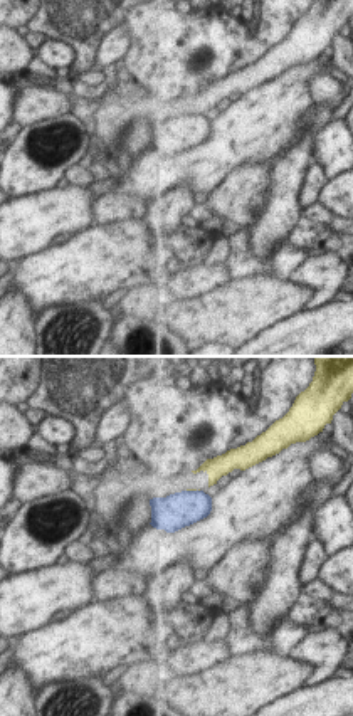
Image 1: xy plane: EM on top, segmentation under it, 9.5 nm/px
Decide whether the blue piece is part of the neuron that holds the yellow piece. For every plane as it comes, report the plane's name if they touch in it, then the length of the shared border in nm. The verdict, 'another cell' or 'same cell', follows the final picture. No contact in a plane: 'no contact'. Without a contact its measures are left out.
meets yellow in xy; contact 100 nm long

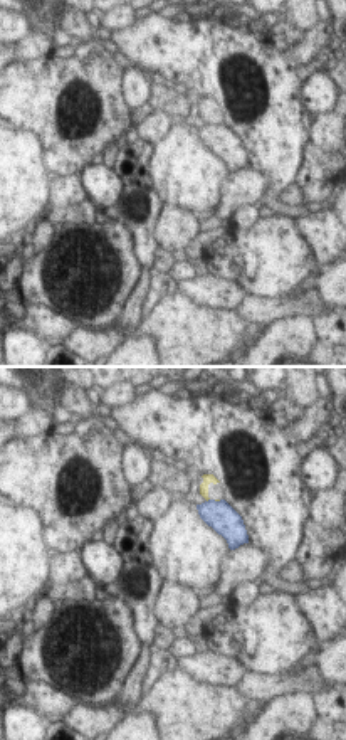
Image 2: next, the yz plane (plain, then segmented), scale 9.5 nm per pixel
meets yellow in yz; contact 80 nm long

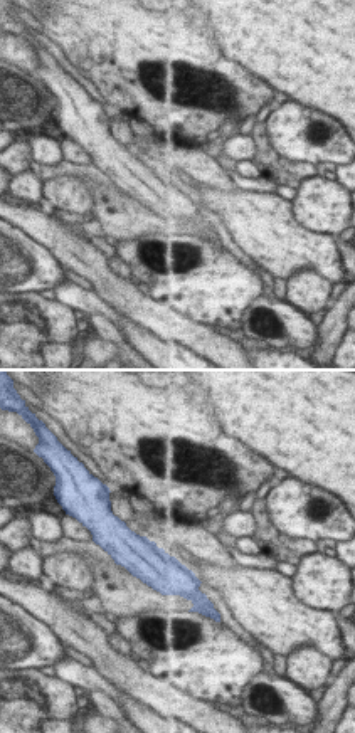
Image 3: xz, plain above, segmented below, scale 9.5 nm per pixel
no contact

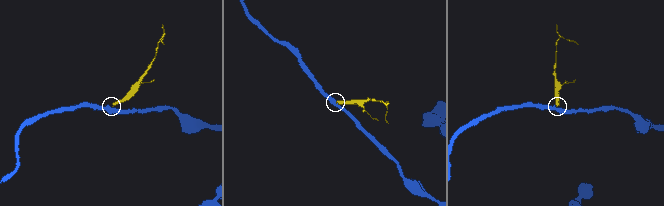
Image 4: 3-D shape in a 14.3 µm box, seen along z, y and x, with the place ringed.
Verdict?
another cell

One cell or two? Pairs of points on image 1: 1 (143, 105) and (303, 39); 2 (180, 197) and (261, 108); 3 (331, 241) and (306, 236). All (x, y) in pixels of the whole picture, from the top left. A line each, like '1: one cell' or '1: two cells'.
1: one cell
2: two cells
3: one cell

